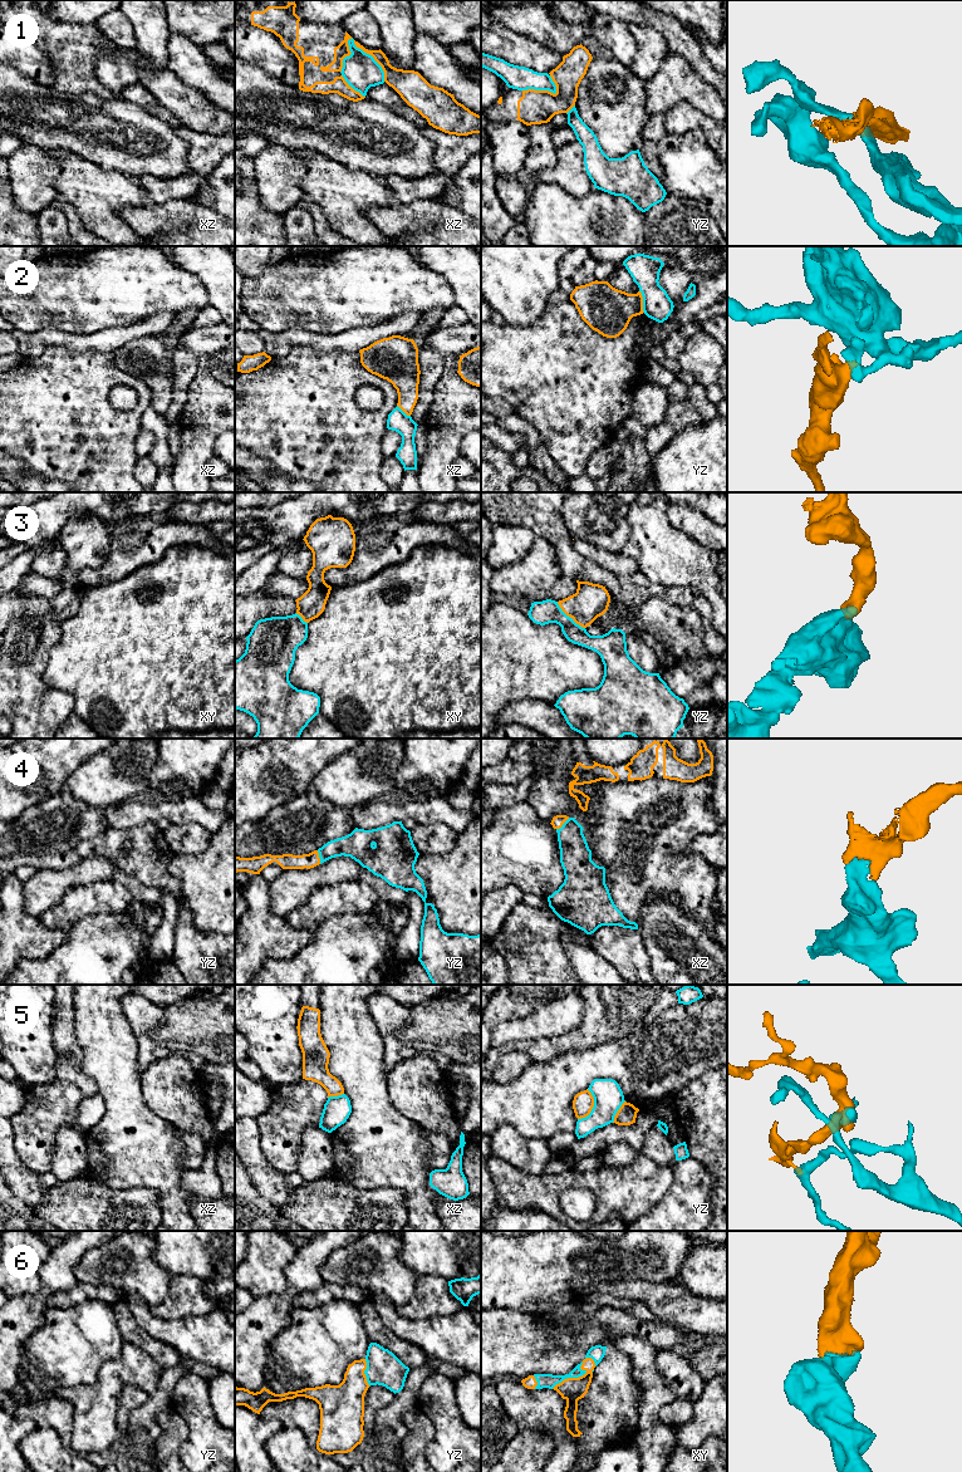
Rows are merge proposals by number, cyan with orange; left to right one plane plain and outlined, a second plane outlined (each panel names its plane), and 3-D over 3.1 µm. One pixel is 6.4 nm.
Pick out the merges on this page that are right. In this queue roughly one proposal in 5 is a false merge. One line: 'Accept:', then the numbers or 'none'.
Accept: 3, 4, 6

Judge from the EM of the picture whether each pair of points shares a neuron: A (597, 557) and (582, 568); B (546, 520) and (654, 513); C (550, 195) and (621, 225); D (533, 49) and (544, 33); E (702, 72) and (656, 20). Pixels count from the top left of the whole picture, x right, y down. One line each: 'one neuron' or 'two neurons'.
A: two neurons
B: two neurons
C: one neuron
D: two neurons
E: one neuron

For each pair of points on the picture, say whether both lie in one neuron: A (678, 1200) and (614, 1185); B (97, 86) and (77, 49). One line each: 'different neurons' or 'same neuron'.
A: different neurons
B: same neuron

